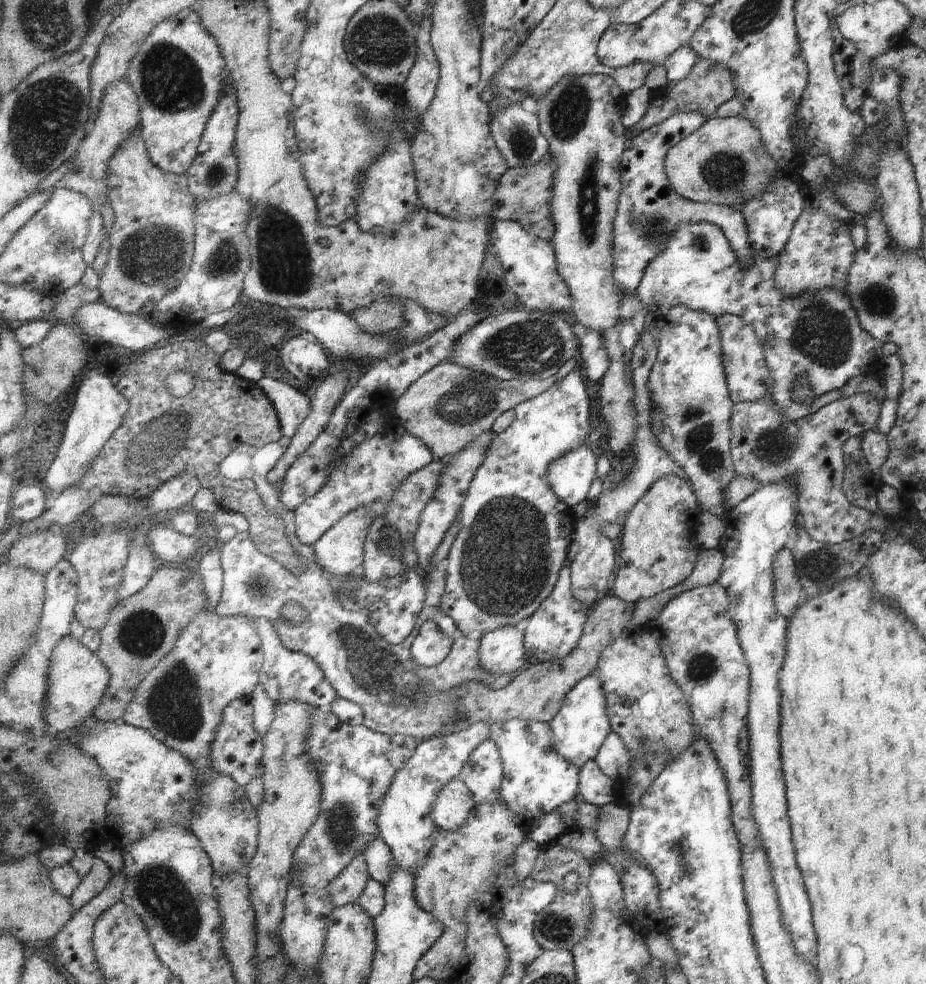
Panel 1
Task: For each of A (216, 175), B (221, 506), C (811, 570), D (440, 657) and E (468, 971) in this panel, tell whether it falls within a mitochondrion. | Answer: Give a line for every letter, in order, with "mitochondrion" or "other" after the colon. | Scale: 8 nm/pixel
A: mitochondrion
B: other
C: mitochondrion
D: other
E: other

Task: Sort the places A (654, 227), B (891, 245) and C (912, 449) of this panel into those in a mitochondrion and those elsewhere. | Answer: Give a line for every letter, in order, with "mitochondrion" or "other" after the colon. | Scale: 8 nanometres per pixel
A: mitochondrion
B: other
C: other

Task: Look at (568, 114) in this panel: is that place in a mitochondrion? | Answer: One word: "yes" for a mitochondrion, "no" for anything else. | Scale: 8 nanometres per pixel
yes

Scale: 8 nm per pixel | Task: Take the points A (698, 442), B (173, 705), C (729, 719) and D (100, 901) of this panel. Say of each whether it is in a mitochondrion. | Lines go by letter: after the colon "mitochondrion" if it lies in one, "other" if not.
A: mitochondrion
B: mitochondrion
C: other
D: other

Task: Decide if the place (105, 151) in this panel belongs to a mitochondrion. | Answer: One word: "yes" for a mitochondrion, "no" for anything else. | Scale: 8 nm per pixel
no

